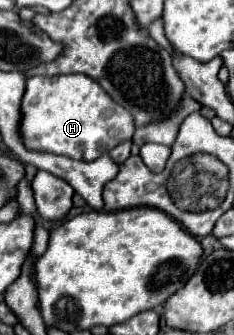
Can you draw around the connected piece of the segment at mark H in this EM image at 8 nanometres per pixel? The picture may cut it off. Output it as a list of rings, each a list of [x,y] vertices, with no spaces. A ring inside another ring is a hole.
[[[36,75],[26,81],[22,99],[22,135],[30,149],[92,161],[110,153],[116,145],[132,141],[134,131],[136,125],[130,111],[114,103],[114,99],[86,75]]]

